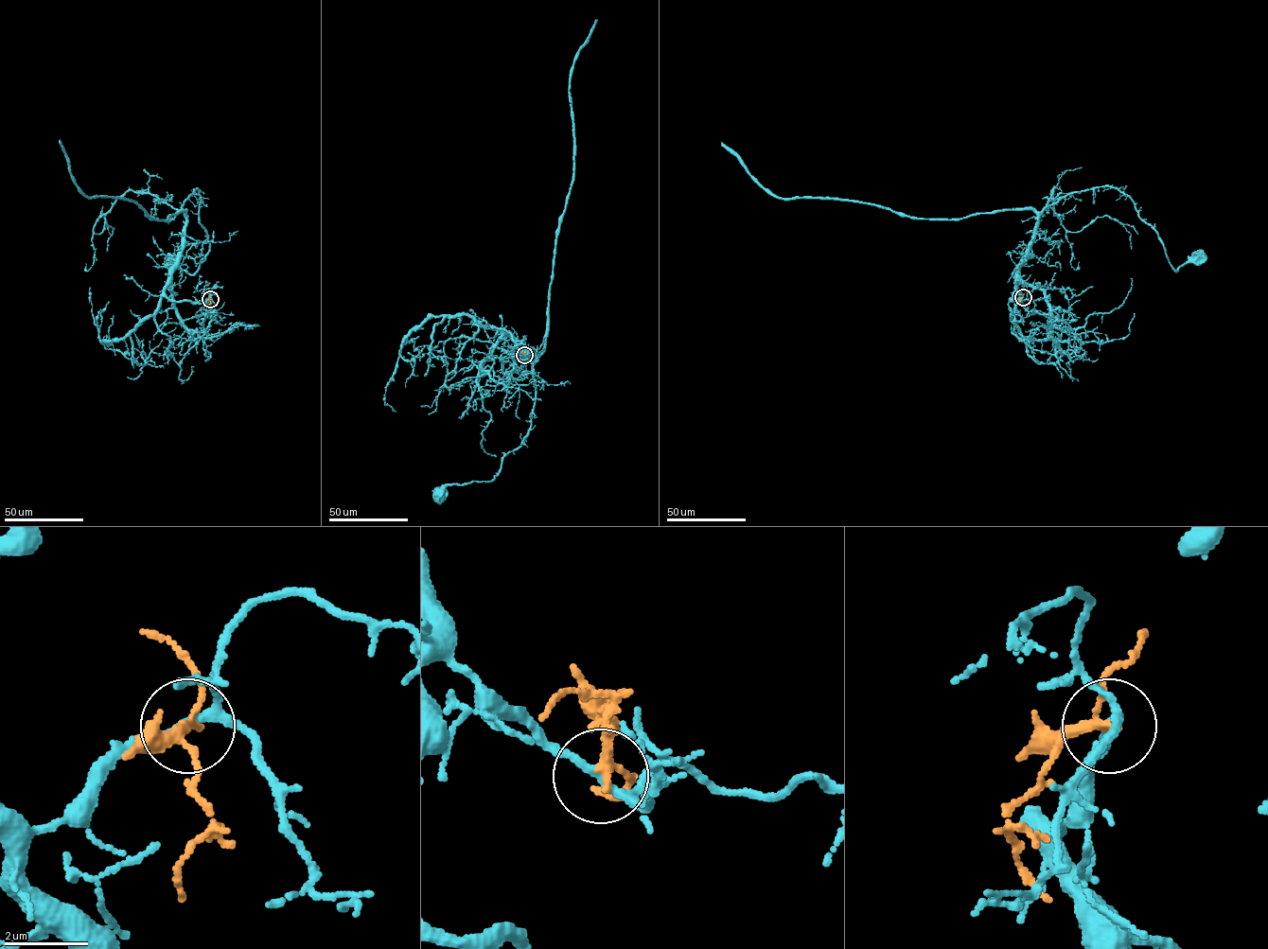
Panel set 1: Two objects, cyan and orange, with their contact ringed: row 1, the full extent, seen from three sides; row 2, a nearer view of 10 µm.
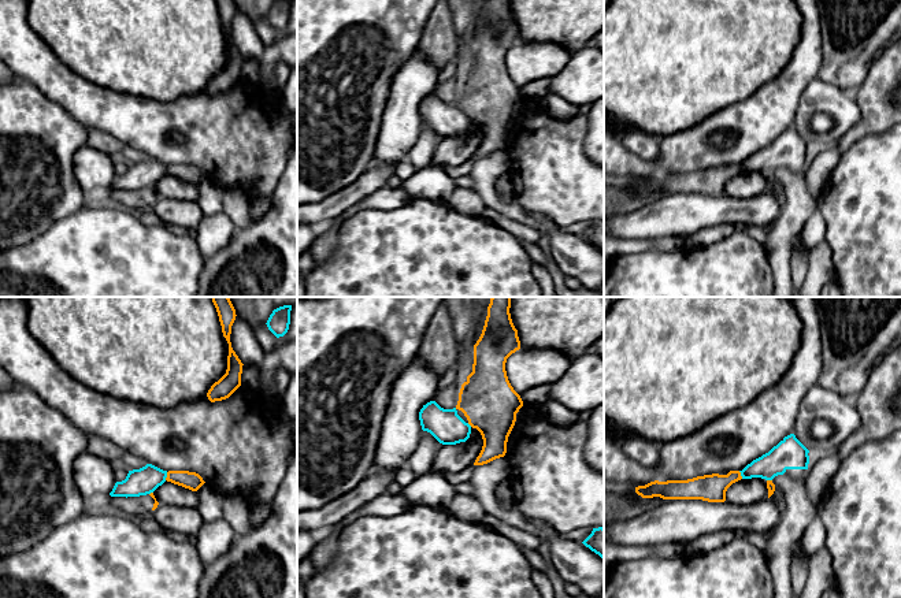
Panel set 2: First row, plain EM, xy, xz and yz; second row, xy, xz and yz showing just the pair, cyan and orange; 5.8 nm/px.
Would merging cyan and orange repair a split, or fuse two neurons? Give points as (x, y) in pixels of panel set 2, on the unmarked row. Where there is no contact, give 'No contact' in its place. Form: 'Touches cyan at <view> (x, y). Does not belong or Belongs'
Touches cyan at xy (166, 170). Belongs

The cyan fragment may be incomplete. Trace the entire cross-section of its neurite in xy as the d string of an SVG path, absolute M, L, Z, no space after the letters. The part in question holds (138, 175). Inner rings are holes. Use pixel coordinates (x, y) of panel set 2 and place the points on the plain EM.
M147 157L140 163L129 164L127 170L122 175L116 175L111 190L140 190L149 187L153 193L155 204L159 198L153 185L162 179L164 175L171 175L174 178L182 179L192 185L197 185L205 175L196 166L189 164L163 164L152 157Z

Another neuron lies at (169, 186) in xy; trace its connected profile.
M164 175L159 179L153 189L159 197L177 198L182 201L197 201L197 186L171 175Z

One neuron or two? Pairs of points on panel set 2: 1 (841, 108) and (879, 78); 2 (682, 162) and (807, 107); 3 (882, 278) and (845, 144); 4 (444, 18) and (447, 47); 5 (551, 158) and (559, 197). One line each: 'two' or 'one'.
1: two
2: two
3: two
4: one
5: one

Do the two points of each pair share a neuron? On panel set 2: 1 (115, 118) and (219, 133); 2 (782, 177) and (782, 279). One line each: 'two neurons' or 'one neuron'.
1: one neuron
2: one neuron

